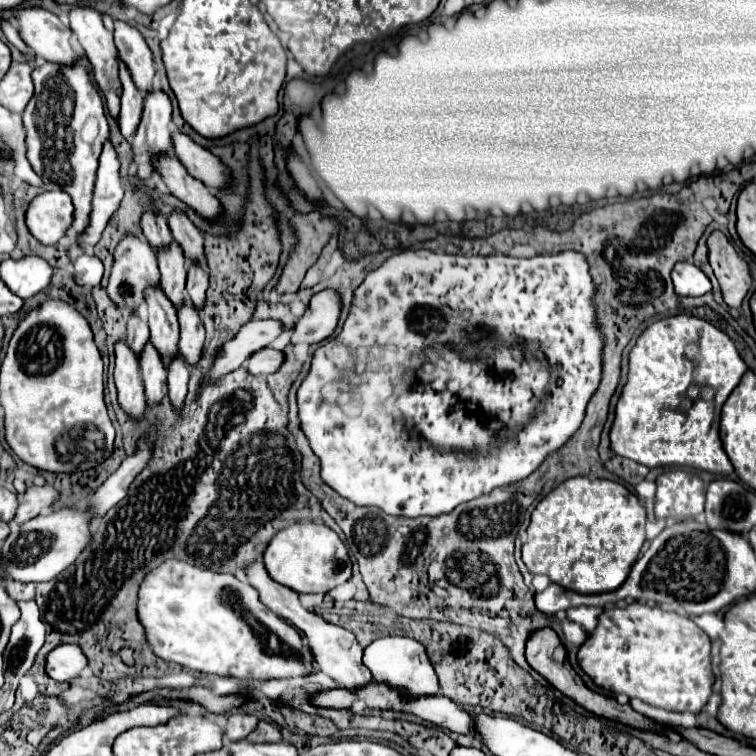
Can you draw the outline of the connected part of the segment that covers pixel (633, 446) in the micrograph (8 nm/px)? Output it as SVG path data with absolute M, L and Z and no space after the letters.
M674 315L674 317L666 317L666 319L660 319L660 321L654 321L652 325L648 325L640 337L636 339L636 345L630 349L630 355L628 355L628 381L620 393L620 399L616 403L616 415L614 415L614 423L612 423L612 431L610 431L610 449L620 455L620 457L626 457L626 459L632 459L636 463L642 463L646 467L662 467L662 465L688 465L688 467L694 467L694 469L702 469L702 471L710 471L710 473L720 473L720 475L730 475L734 469L732 469L732 463L722 447L722 441L720 441L720 435L718 435L718 429L720 429L720 409L722 409L722 403L728 399L728 395L732 393L732 389L738 385L742 373L746 373L746 363L740 359L732 339L722 333L720 329L716 329L714 325L710 325L708 321L700 319L700 317L694 317L694 315Z

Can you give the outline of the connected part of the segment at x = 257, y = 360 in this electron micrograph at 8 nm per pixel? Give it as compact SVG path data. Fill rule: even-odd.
M262 349L256 351L250 359L248 359L248 373L252 375L270 375L276 373L284 363L284 351L276 351L276 349Z

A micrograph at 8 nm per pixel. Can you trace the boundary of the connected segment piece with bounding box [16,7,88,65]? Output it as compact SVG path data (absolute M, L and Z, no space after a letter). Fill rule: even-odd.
M28 7L18 9L16 19L20 27L20 37L38 59L58 65L74 65L78 61L88 65L86 59L78 55L70 45L70 27L64 25L54 13L38 7Z

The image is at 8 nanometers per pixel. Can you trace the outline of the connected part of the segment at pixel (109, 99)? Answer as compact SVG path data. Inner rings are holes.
M72 9L72 13L70 13L70 27L72 27L76 39L80 41L80 45L86 51L86 57L88 57L88 61L92 65L92 79L94 79L96 87L104 93L110 117L118 123L122 85L120 85L120 79L118 79L118 63L120 63L120 59L118 59L118 51L116 51L112 33L106 31L106 27L102 23L102 17L96 11L92 11L92 9Z

